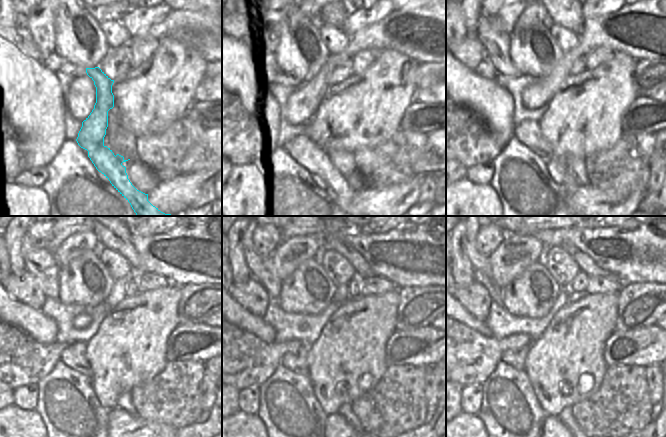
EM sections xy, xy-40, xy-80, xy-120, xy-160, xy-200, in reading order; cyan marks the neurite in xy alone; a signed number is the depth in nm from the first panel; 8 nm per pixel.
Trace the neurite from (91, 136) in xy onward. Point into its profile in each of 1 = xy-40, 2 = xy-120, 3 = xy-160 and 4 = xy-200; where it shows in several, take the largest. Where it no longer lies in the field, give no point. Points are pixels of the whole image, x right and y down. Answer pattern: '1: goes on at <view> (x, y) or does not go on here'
1: goes on at xy-40 (335, 165)
2: goes on at xy-120 (74, 356)
3: goes on at xy-160 (297, 361)
4: goes on at xy-200 (515, 358)

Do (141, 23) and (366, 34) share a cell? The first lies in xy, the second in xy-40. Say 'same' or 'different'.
different

